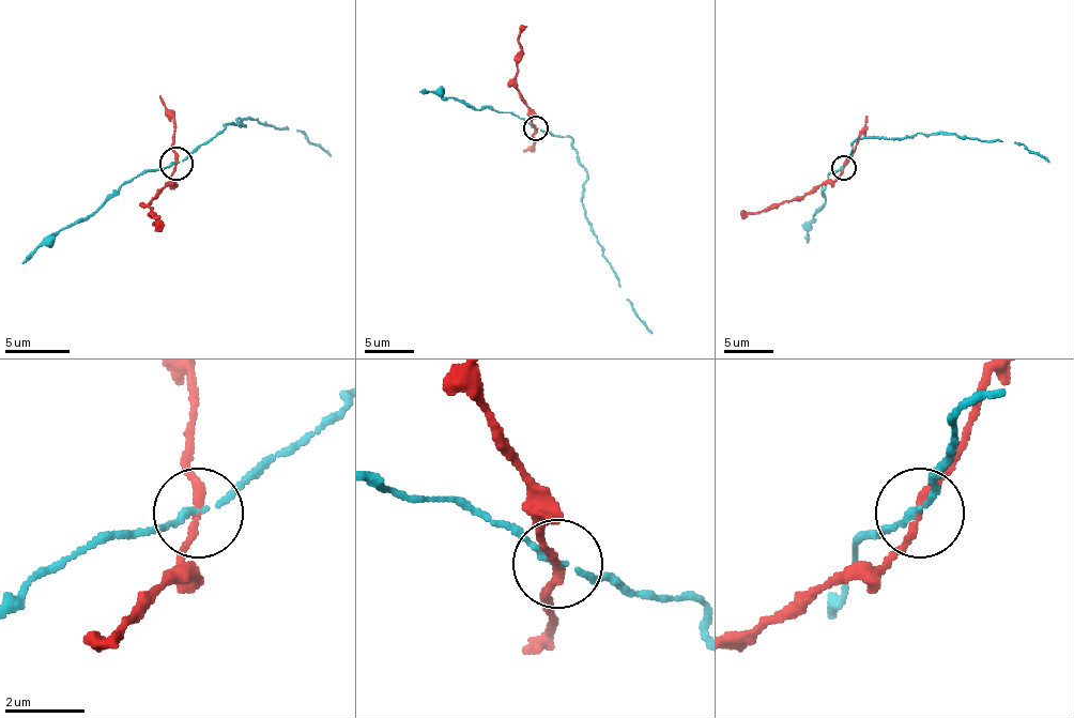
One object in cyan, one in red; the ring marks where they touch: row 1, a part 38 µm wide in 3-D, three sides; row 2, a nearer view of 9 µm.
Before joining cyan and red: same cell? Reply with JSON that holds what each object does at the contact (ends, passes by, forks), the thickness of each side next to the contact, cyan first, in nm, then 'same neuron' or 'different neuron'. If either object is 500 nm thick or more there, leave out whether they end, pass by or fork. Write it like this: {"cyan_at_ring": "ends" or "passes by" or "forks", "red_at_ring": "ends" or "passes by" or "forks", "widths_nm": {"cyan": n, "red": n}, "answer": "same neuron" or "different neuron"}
{"cyan_at_ring": "passes by", "red_at_ring": "passes by", "widths_nm": {"cyan": 140, "red": 180}, "answer": "different neuron"}

